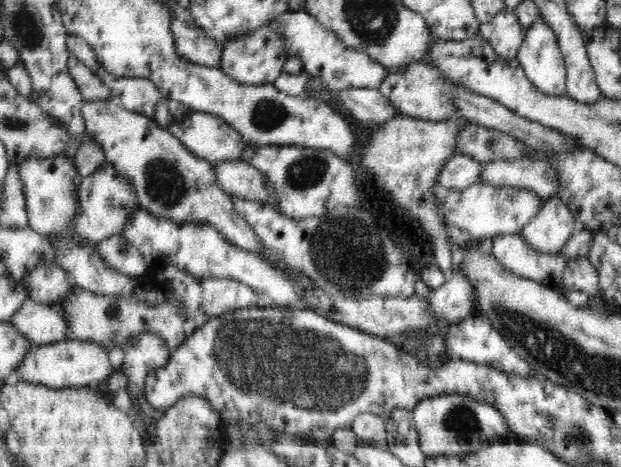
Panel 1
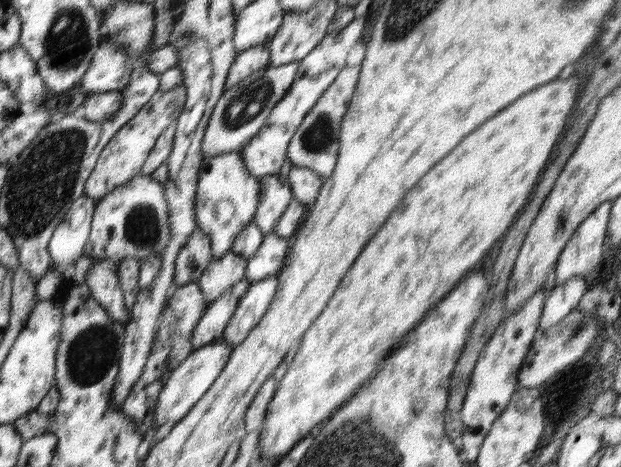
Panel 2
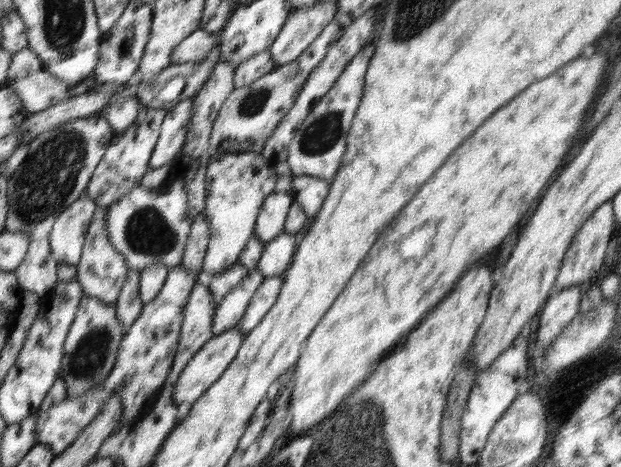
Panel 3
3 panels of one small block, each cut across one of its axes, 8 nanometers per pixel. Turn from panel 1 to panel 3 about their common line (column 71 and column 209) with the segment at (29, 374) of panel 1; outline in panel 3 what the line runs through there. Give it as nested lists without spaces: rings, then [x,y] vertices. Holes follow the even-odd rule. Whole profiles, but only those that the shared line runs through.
[[[240,326],[222,332],[222,334],[213,335],[213,337],[202,346],[202,348],[188,361],[186,367],[180,373],[180,377],[174,383],[174,391],[172,391],[172,400],[176,404],[193,404],[193,402],[202,396],[206,389],[210,388],[211,384],[216,382],[216,379],[224,373],[229,364],[236,357],[240,345],[242,345],[246,334],[240,330]]]

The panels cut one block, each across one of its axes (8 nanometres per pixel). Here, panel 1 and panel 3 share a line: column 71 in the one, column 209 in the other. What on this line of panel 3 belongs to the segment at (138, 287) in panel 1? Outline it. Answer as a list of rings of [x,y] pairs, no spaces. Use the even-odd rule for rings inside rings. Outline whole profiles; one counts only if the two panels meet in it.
[[[213,152],[206,171],[205,218],[210,226],[210,240],[202,271],[220,273],[238,262],[248,239],[255,234],[255,223],[264,199],[280,188],[279,174],[254,152],[235,154]]]

